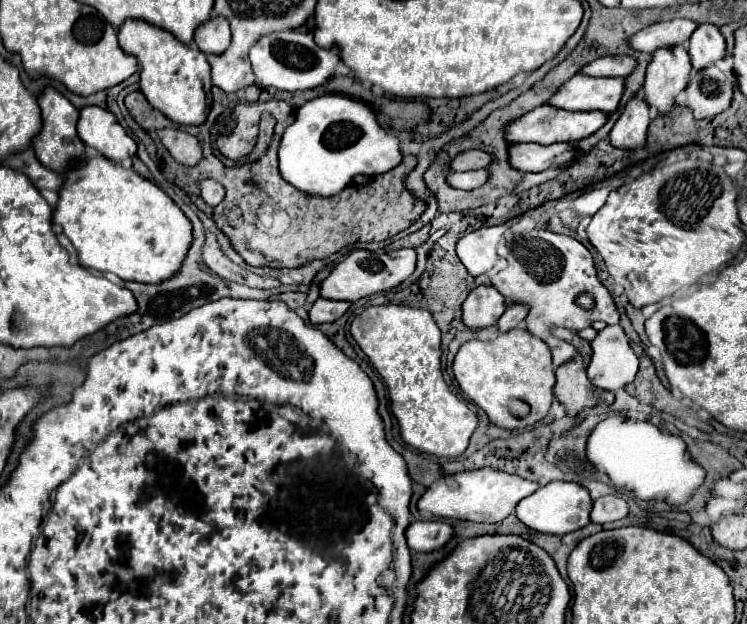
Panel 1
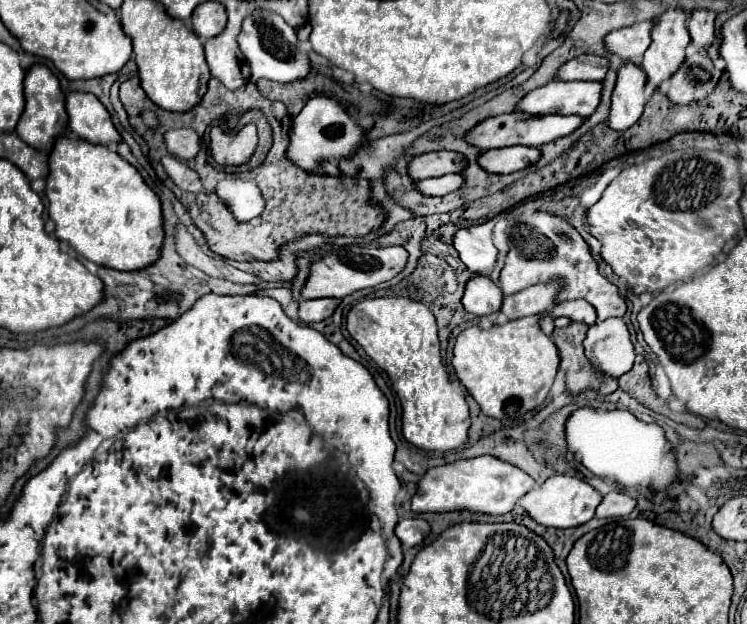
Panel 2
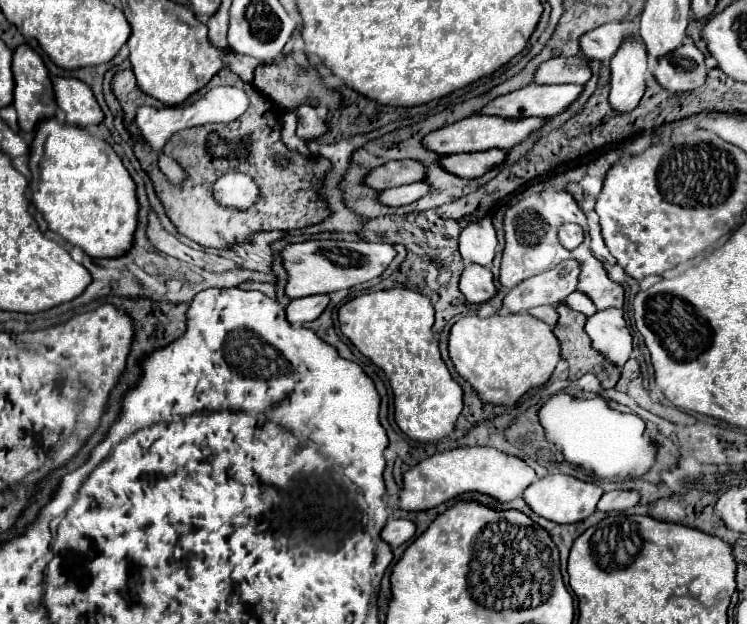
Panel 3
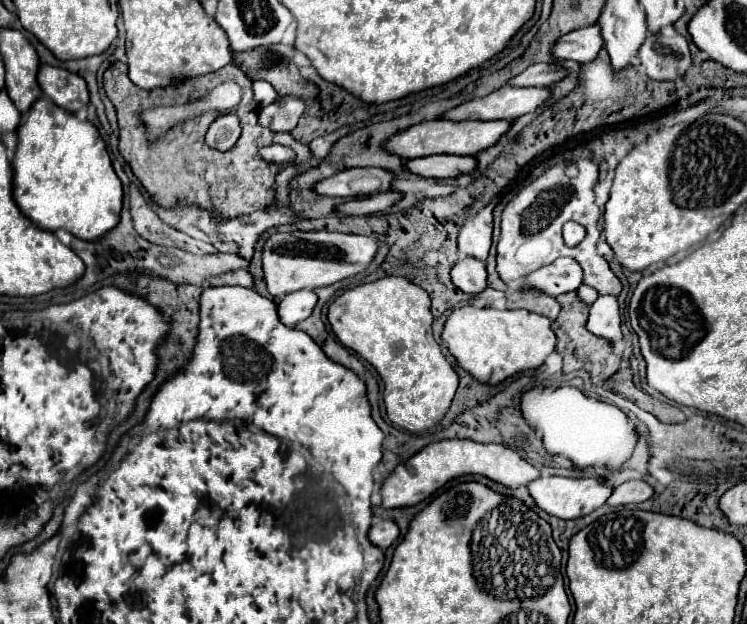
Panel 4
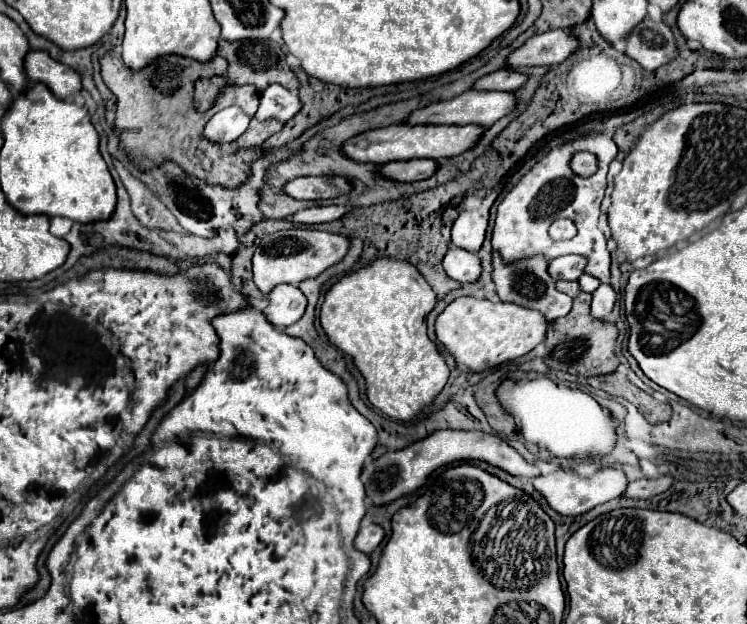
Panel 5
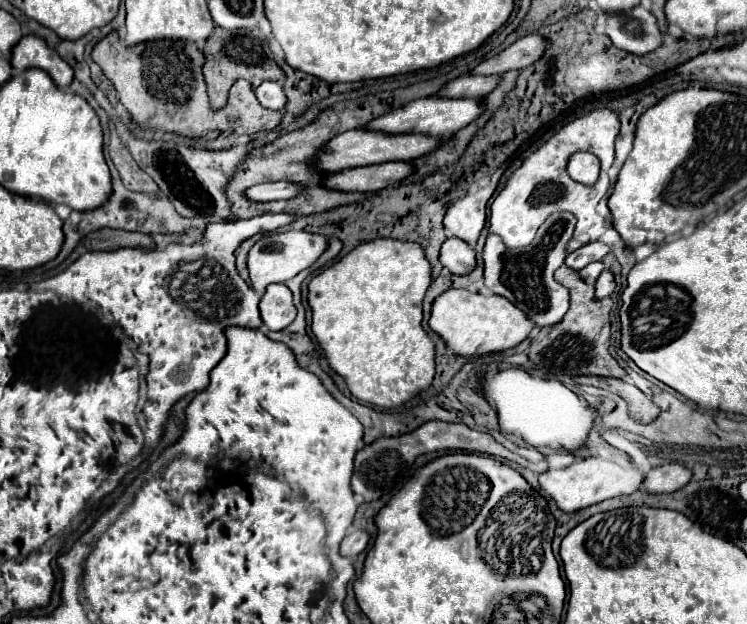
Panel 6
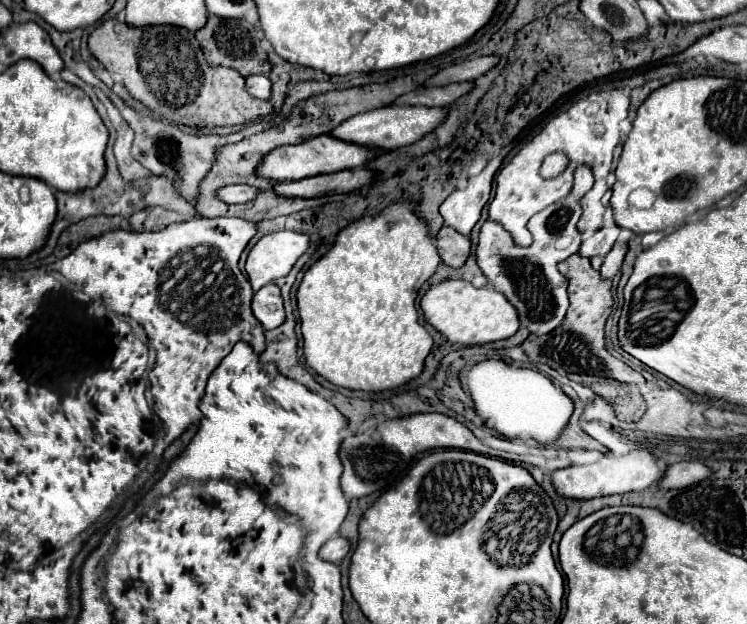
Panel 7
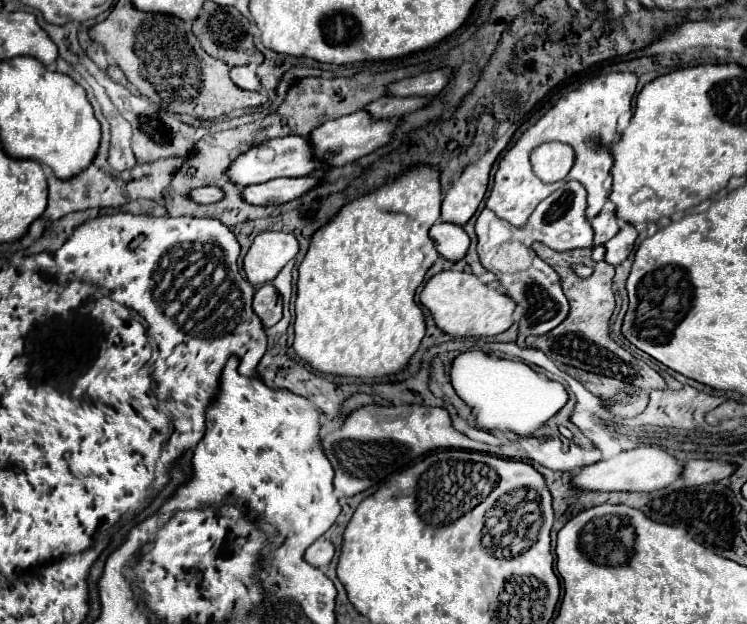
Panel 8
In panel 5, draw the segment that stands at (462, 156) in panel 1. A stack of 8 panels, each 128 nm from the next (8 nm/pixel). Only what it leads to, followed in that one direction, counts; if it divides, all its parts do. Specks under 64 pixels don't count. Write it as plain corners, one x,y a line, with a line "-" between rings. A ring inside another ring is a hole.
312,176
312,178
296,178
290,180
282,192
290,198
302,198
302,196
326,196
326,198
338,198
350,192
350,186
346,178
338,176

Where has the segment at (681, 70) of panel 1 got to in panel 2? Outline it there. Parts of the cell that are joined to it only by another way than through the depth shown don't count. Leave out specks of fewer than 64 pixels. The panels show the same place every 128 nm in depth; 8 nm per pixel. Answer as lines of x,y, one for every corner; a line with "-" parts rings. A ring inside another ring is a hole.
670,8
654,18
652,46
644,52
642,68
656,88
662,80
668,80
684,60
684,50
690,42
686,20
688,14
682,8

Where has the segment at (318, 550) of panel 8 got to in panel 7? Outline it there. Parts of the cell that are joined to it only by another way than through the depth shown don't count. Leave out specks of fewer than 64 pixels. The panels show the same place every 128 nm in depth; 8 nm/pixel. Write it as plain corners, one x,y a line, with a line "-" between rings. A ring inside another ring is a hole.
334,536
320,548
320,558
328,560
328,562
340,562
348,554
348,548
350,548
350,544
346,538

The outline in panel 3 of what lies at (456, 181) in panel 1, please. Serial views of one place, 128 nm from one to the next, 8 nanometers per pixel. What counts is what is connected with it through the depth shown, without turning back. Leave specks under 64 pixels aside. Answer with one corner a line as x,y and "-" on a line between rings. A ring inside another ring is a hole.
414,182
414,184
406,184
406,186
398,186
398,188
390,188
384,190
376,196
376,200
384,206
402,206
402,204
410,204
416,202
420,196
428,194
428,186
424,182

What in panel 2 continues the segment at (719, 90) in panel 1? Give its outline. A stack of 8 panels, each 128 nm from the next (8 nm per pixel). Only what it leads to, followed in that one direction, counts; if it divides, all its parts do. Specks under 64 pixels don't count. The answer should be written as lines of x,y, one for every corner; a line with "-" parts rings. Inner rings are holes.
694,52
684,58
676,74
672,74
668,98
676,104
688,104
692,100
706,98
720,80
720,72
714,70
712,60
702,54

